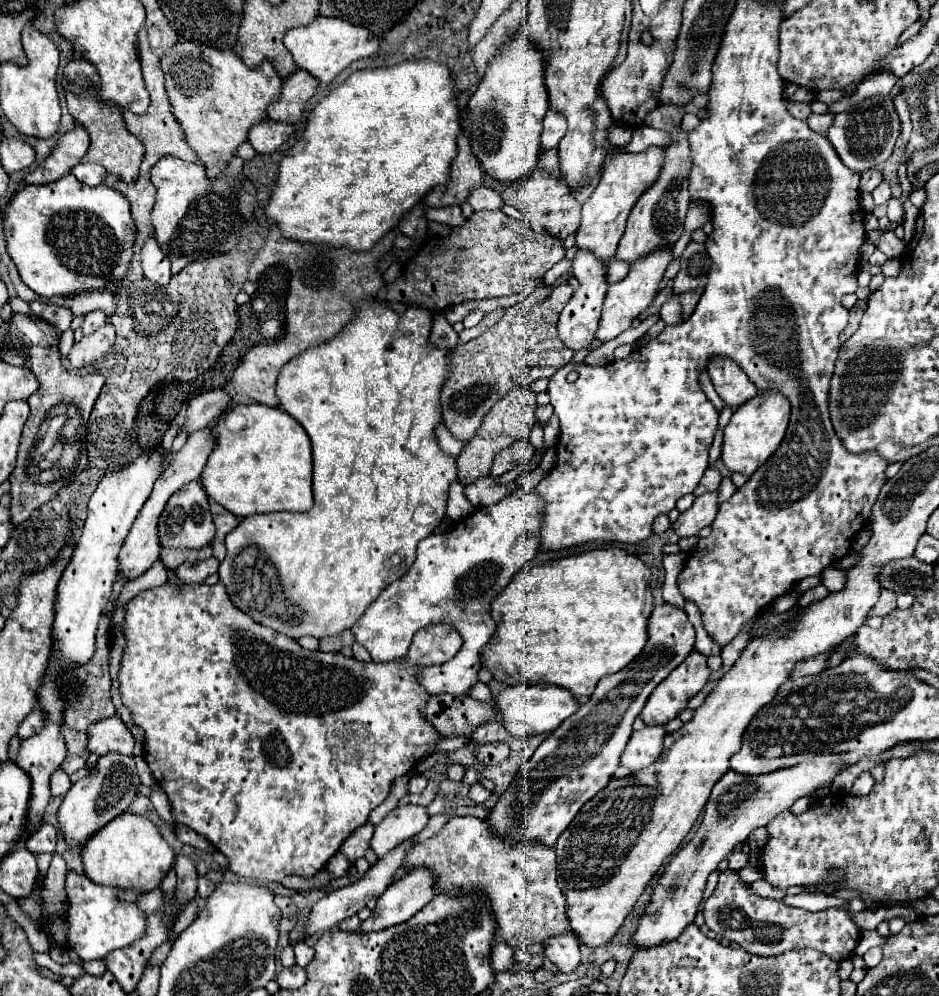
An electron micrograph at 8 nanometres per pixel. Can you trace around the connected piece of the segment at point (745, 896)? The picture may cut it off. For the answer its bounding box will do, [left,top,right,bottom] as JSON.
[702,870,858,962]

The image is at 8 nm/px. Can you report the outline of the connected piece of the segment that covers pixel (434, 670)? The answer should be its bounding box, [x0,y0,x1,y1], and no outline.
[350,488,544,696]

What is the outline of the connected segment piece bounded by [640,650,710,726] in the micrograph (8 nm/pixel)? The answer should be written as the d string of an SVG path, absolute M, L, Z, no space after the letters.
M694 650L672 674L668 674L668 678L664 678L664 682L660 682L660 686L656 686L640 718L648 726L668 724L688 708L688 700L694 698L708 680L710 668L706 666L706 656Z

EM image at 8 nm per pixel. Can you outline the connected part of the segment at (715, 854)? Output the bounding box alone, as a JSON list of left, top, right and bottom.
[630,754,842,948]

